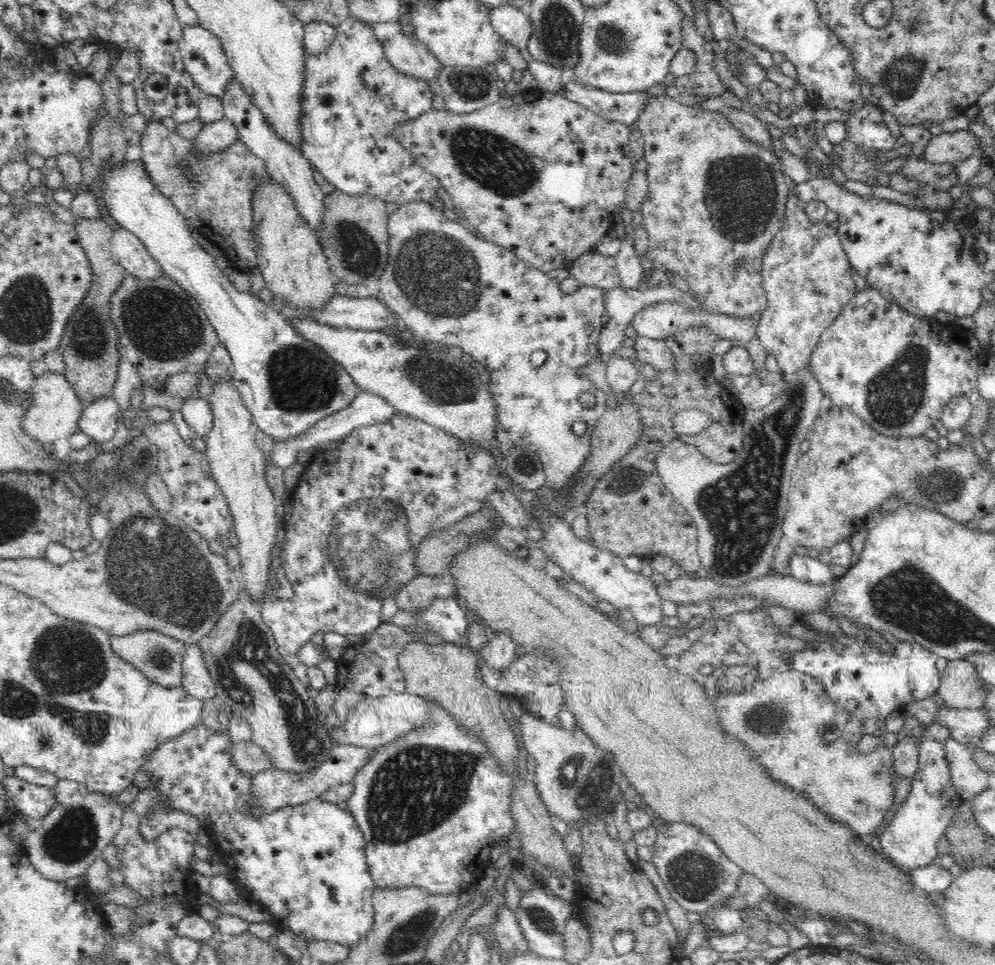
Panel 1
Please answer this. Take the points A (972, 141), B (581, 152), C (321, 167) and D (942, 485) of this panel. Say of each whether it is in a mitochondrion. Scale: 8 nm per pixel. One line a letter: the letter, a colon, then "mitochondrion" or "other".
A: other
B: other
C: other
D: mitochondrion

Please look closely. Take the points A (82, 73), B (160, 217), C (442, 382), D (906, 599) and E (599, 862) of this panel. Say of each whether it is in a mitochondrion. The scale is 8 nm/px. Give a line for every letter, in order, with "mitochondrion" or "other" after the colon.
A: other
B: other
C: mitochondrion
D: mitochondrion
E: other

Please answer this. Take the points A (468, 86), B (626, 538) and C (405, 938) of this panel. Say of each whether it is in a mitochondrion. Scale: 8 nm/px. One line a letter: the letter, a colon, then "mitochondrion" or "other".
A: mitochondrion
B: other
C: mitochondrion

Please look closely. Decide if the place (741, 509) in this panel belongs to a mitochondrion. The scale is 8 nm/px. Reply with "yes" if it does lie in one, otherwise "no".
yes

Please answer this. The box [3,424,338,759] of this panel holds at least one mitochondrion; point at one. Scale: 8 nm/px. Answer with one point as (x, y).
(152, 566)

